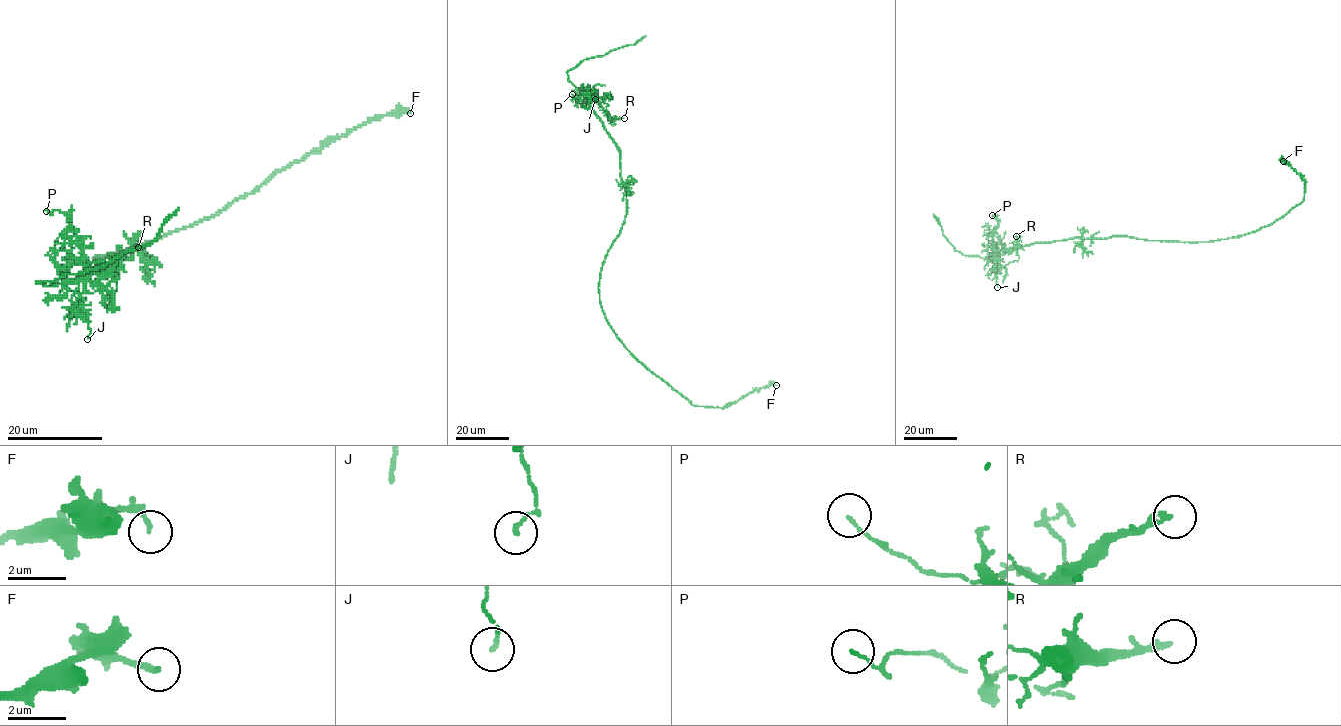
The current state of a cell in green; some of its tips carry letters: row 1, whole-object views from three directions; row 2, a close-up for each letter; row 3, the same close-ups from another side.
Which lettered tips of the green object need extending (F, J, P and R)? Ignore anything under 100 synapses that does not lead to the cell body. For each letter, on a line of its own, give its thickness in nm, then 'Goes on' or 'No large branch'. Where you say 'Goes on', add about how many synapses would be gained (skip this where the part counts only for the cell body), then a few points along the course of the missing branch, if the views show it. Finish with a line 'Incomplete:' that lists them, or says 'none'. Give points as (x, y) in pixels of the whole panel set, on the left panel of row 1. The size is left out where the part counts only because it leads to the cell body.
F: Thickness 140 nm. No large branch
J: Thickness 140 nm. No large branch
P: Thickness 80 nm. No large branch
R: Thickness 200 nm. No large branch
Incomplete: none

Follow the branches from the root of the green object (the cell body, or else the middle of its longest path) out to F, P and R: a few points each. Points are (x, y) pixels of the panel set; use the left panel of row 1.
F: (112, 254), (93, 258), (211, 218), (361, 124), (404, 110), (410, 113)
P: (112, 254), (143, 248), (74, 280), (84, 273), (82, 243), (65, 214), (46, 211)
R: (112, 254), (143, 248), (143, 252), (134, 250), (130, 258), (110, 260), (74, 280), (115, 264), (138, 247)

